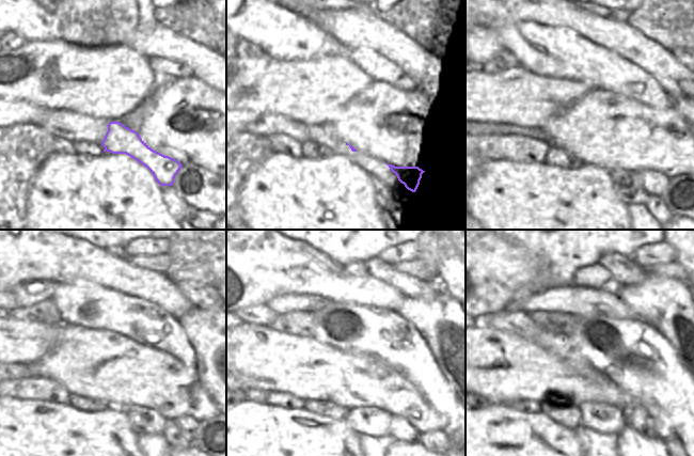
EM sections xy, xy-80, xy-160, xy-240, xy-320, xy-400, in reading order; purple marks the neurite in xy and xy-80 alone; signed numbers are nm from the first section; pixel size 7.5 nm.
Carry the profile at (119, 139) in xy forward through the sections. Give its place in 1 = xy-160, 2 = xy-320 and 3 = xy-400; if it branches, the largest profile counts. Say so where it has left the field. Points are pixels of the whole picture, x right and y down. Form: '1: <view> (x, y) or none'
1: xy-160 (655, 182)
2: xy-320 (436, 441)
3: xy-400 (673, 444)

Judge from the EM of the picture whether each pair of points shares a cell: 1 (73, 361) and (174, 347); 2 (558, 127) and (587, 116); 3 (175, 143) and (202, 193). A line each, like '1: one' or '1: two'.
1: two
2: one
3: two

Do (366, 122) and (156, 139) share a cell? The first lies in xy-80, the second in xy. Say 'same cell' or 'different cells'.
same cell

